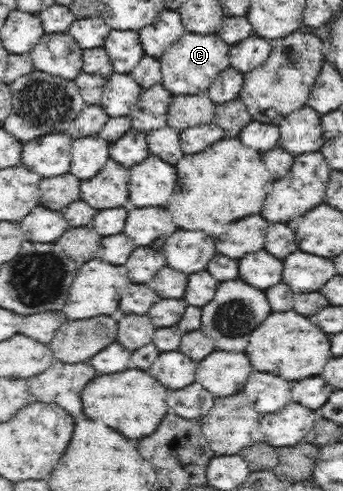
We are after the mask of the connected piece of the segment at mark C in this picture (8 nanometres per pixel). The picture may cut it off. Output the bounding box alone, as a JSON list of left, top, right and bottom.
[159,32,231,95]

